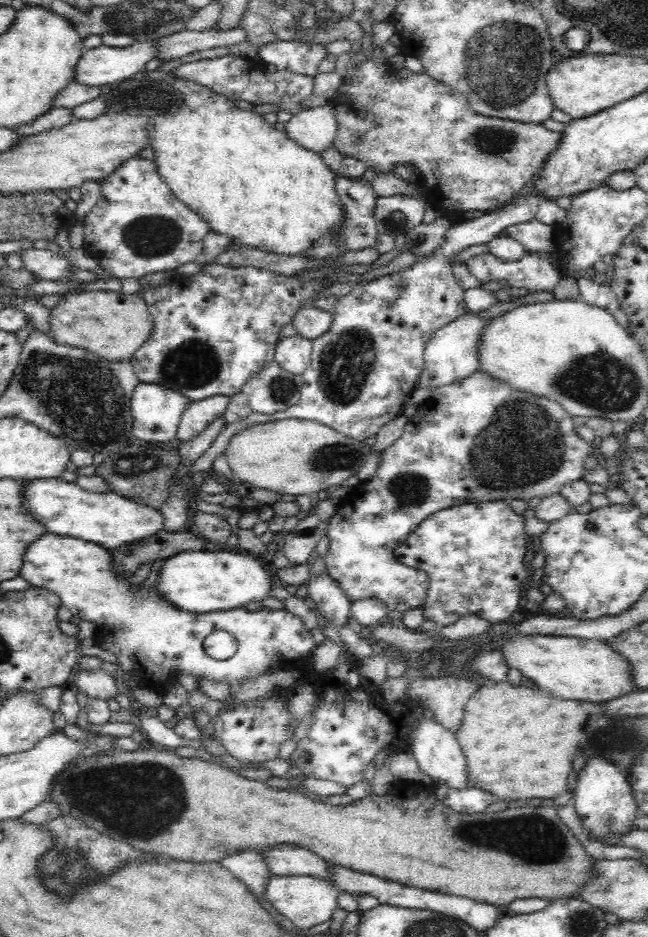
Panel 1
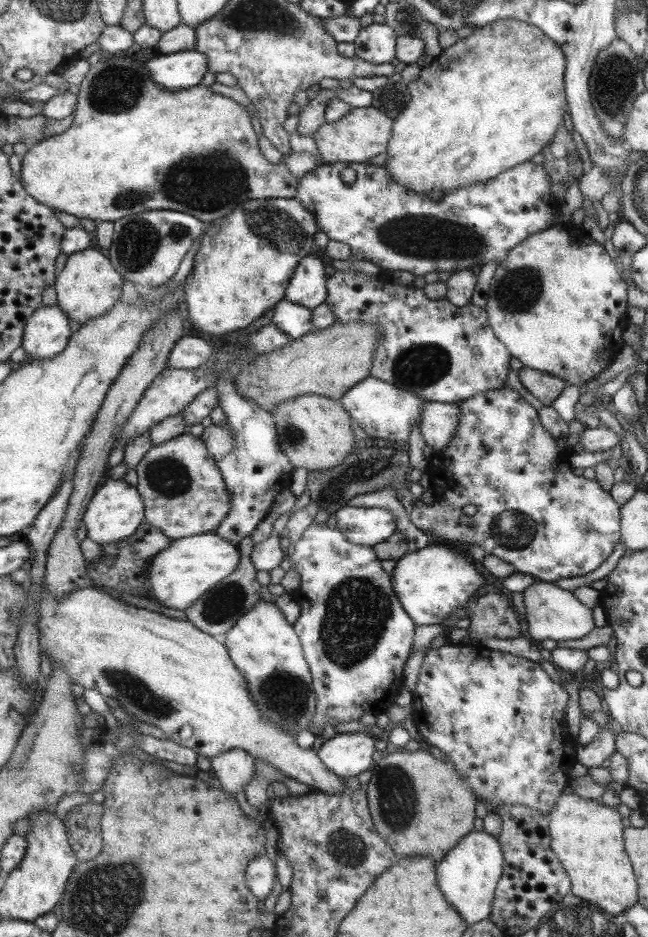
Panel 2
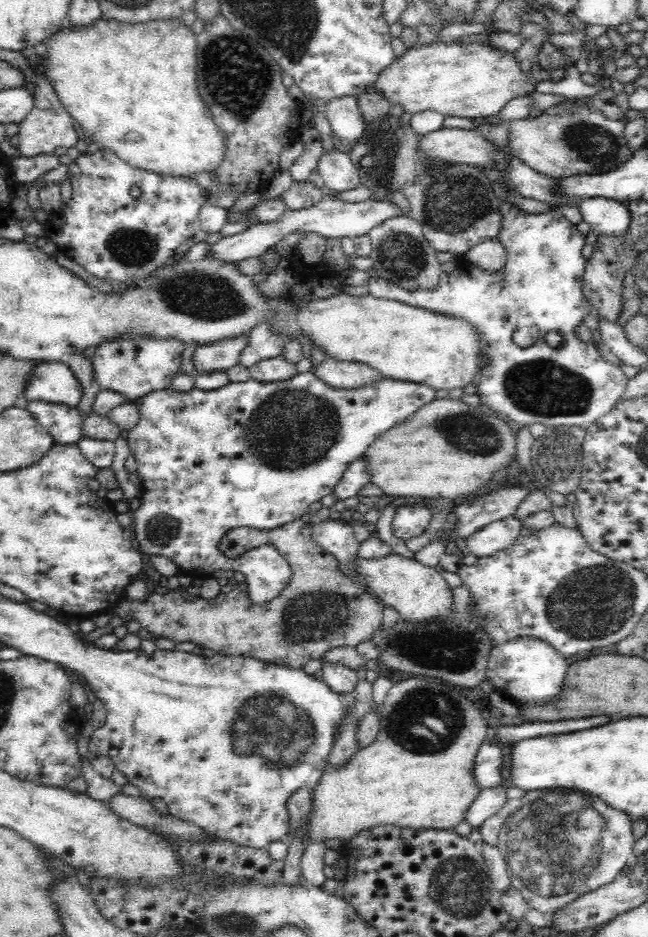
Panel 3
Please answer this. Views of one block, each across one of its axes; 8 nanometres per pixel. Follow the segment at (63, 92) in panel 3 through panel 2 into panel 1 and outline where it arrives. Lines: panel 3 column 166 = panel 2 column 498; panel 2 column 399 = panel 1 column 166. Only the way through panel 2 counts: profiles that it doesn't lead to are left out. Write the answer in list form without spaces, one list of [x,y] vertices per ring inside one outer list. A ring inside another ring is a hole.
[[[175,79],[172,81],[172,89],[182,97],[182,104],[174,114],[160,114],[151,118],[151,126],[148,130],[148,135],[151,137],[149,146],[152,147],[154,153],[154,165],[157,167],[157,172],[160,177],[182,204],[196,212],[202,220],[204,220],[210,231],[218,234],[226,235],[228,238],[234,239],[245,246],[250,246],[259,251],[275,252],[279,255],[296,256],[306,252],[318,238],[322,238],[324,234],[334,234],[341,228],[341,223],[345,220],[343,214],[340,197],[337,195],[336,174],[332,174],[326,165],[322,162],[320,155],[310,152],[308,149],[296,145],[287,134],[276,130],[275,126],[266,122],[262,115],[256,112],[248,112],[242,110],[233,103],[233,99],[228,99],[226,96],[214,93],[206,86],[201,86],[194,81],[184,79]]]

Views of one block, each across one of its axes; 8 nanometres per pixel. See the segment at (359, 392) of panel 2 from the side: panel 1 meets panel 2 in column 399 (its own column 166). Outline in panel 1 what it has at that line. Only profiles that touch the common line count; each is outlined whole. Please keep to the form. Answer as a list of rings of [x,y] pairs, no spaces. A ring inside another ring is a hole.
[[[139,382],[133,390],[129,404],[133,417],[131,429],[134,442],[157,443],[171,441],[174,443],[177,422],[181,412],[186,408],[187,401],[187,398],[177,392],[161,388],[157,384]]]

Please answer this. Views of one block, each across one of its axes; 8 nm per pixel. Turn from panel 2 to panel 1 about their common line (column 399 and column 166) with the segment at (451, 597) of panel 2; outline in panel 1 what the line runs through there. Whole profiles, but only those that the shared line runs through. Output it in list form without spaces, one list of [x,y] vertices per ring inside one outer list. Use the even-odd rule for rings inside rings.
[[[191,550],[177,552],[168,556],[162,562],[158,578],[156,578],[158,590],[161,590],[161,598],[165,598],[170,605],[177,606],[180,610],[192,613],[208,613],[216,611],[227,611],[234,608],[242,607],[246,602],[258,601],[264,598],[272,586],[272,580],[268,572],[262,568],[262,564],[254,558],[246,558],[236,552],[213,552],[206,550]]]

